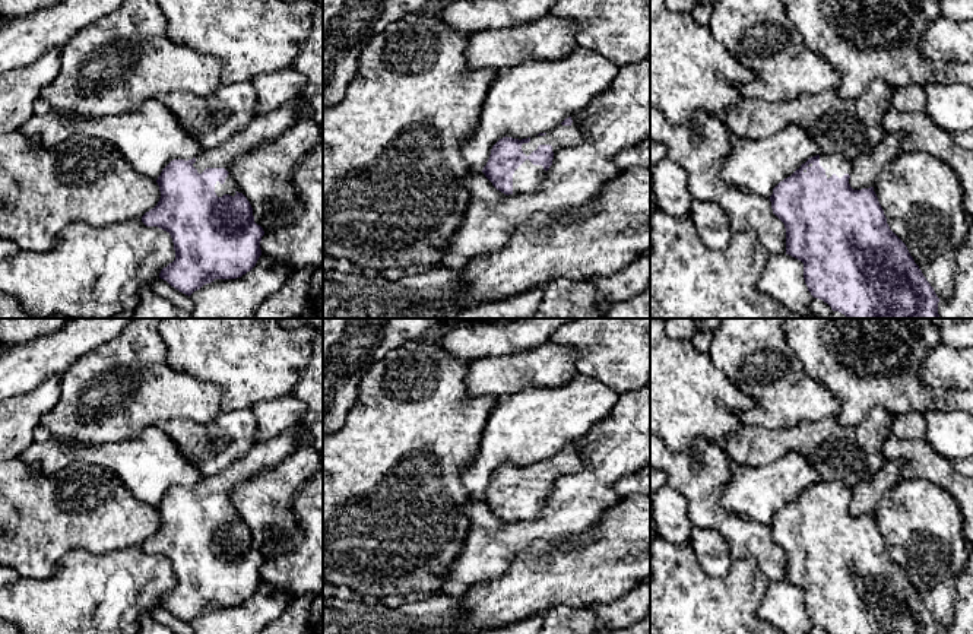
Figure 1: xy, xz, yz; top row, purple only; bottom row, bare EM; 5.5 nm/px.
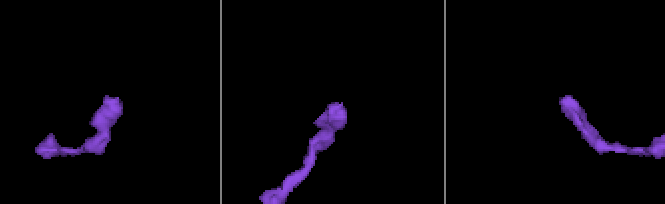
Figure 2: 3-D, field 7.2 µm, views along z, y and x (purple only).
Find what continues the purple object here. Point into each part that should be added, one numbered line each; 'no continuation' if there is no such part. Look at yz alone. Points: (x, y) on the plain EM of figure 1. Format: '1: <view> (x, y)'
1: yz (836, 491)

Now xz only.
1: xz (561, 463)

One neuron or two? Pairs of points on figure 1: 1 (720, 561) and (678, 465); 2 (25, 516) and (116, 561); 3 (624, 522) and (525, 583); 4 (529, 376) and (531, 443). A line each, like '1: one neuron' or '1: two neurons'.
1: two neurons
2: two neurons
3: one neuron
4: two neurons

